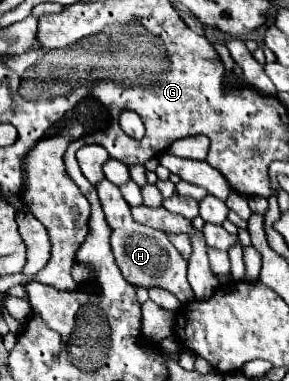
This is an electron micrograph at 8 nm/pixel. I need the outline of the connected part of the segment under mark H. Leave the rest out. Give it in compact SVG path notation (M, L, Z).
M100 180L96 184L104 214L108 224L112 226L112 252L116 258L116 264L120 266L122 274L126 276L128 282L132 282L134 286L160 286L170 290L183 304L195 300L194 292L187 279L188 260L184 260L184 256L172 246L172 242L168 240L168 236L164 232L158 232L150 226L138 224L132 214L130 214L130 206L126 204L126 200L122 198L120 190L116 184L112 184L110 180Z

